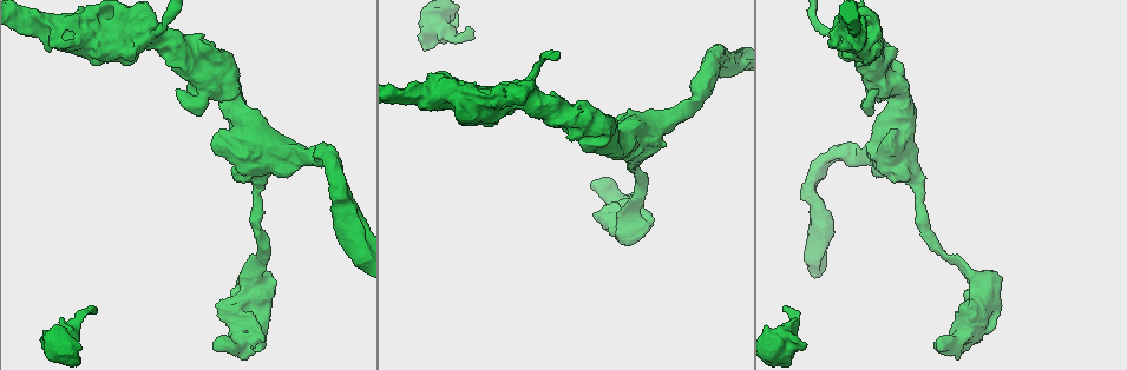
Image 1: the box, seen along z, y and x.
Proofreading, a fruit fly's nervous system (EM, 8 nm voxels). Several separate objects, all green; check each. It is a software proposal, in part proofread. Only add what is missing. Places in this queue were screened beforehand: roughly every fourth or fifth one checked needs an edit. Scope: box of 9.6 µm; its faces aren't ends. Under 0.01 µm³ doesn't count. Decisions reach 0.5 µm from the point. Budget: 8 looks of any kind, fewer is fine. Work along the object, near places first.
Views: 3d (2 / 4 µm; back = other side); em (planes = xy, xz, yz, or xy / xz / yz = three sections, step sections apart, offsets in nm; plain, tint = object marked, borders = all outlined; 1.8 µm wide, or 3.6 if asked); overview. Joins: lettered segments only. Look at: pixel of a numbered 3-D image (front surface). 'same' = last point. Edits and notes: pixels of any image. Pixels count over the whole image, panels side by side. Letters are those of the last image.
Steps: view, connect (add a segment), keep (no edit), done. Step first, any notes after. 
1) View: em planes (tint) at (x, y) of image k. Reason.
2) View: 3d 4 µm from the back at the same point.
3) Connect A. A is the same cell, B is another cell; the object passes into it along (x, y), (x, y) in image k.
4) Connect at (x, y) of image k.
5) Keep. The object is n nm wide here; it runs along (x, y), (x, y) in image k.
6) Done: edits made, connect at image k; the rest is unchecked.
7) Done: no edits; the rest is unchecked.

View: 3d 2 µm at (93, 311) of image 1. Free end.

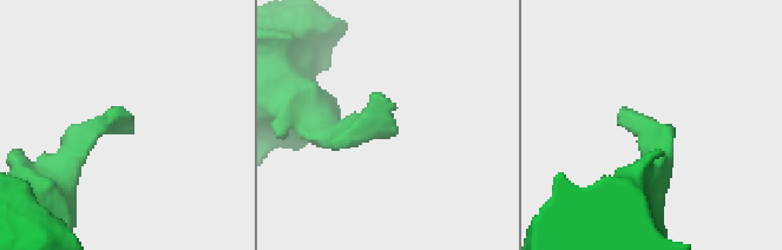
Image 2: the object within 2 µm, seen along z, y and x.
View: em planes (borders) at (116, 120) of image 2.

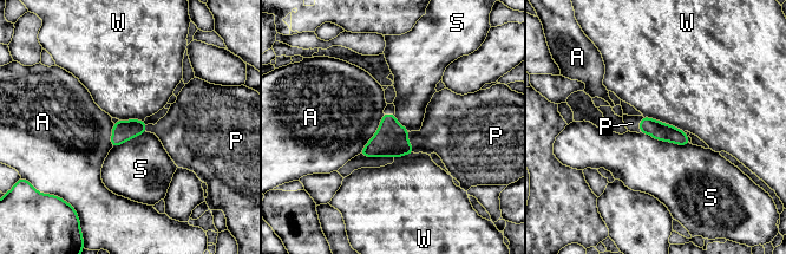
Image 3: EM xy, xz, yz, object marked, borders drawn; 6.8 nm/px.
Connect P. P is the same cell, A, S and W are other cells; the object passes into it along (391, 139), (408, 142), (444, 132) in image 3; it goes on there.

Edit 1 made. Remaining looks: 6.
View: overview. Redraw.

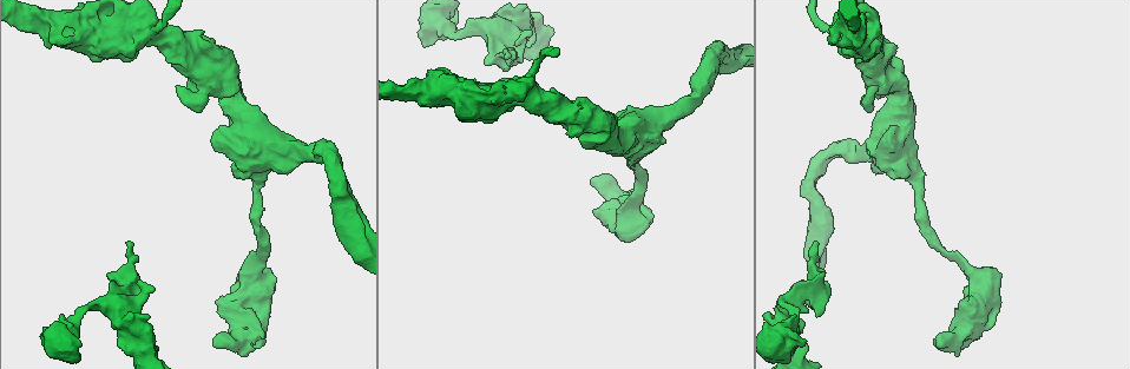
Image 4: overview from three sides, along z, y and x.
View: em planes (borders) at (634, 158) of image 4. Thick turns thin.

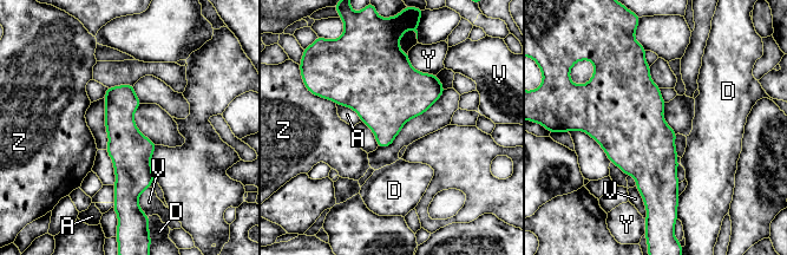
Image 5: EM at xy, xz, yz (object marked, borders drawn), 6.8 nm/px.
Keep. A, D, V, Y and Z are other cells; a border runs along (336, 103), (349, 106), (361, 121) in image 5; none of them fits.

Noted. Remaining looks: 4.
View: 3d 4 µm at (144, 24) of image 4. Four or more arms meet.

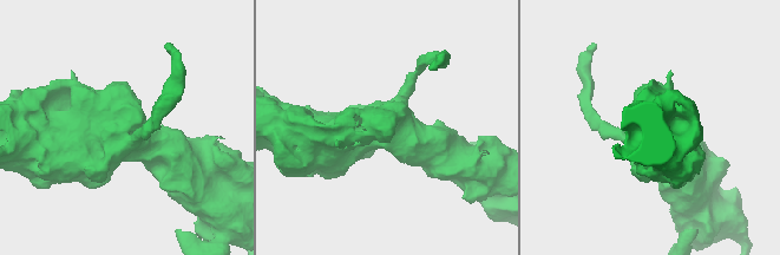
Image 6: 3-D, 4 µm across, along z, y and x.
View: em 3.6 µm planes (borders) at (384, 124) of image 6.

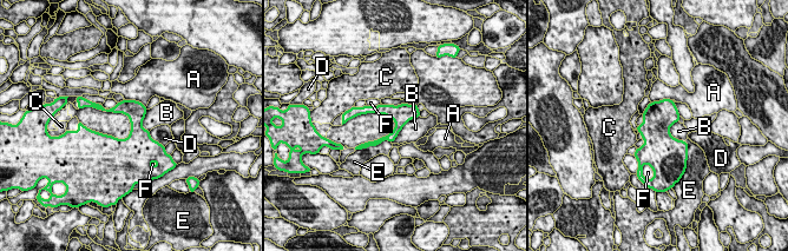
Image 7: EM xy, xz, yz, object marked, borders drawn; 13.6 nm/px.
Keep. A, B, C, D, E and F are other cells; it runs along (365, 110), (417, 113) in image 7; no lettered segment goes on from it.

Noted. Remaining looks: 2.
View: em xy step 16 (tint) at (878, 88) of image 4. An open end.

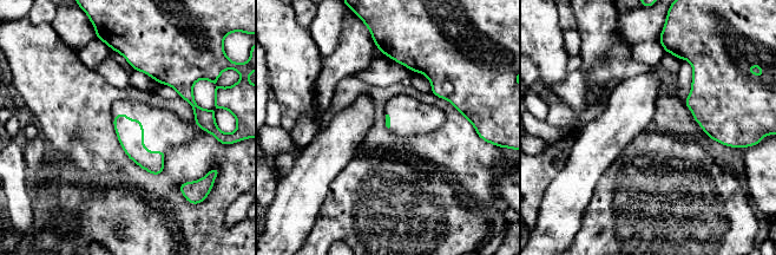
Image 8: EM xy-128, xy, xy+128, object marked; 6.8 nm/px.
View: em planes (borders) at the same point.

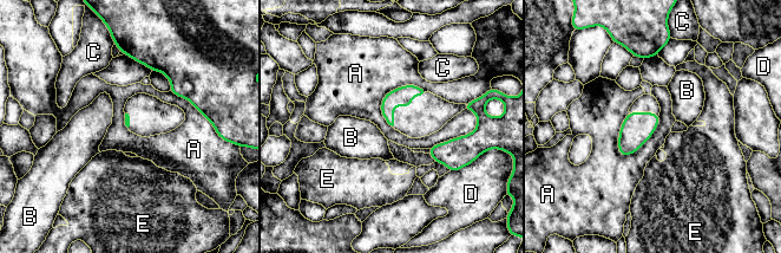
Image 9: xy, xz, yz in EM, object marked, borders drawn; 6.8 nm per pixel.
Keep. A, B, C, D and E are other cells; a border runs along (660, 122), (634, 153), (618, 153) in image 9; none of them fits.

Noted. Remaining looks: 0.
Done: edits made, connect at image 3; the rest is unchecked.

